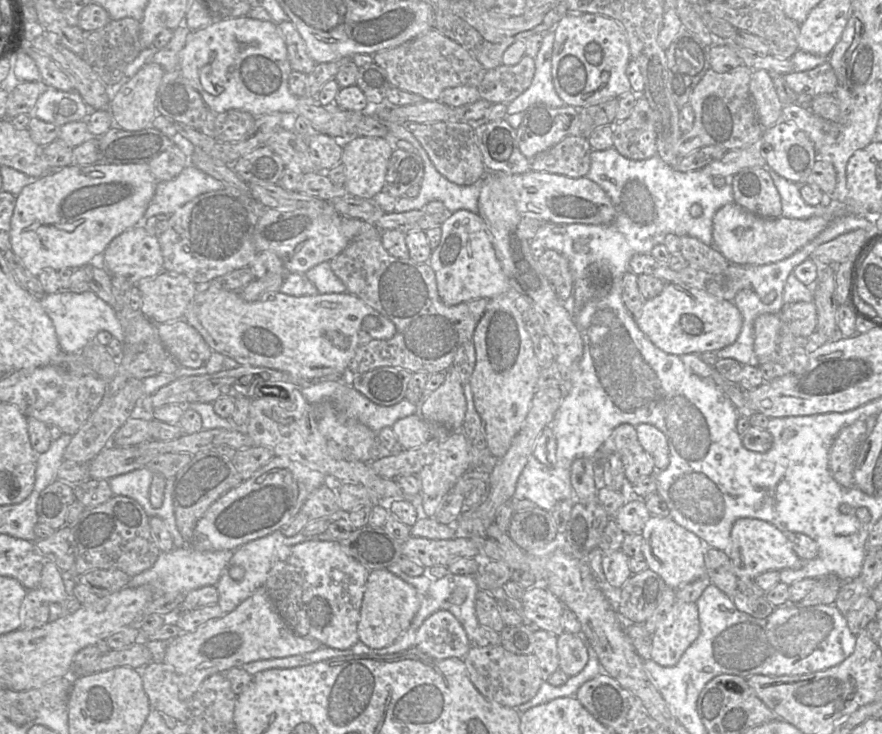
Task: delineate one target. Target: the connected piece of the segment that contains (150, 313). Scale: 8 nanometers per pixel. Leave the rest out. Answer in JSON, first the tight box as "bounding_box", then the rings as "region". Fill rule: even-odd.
{"bounding_box":[134,269,198,324],"region":[[[164,269],[153,277],[141,279],[134,286],[142,295],[140,312],[155,324],[183,319],[189,303],[198,292],[198,285],[187,276]]]}

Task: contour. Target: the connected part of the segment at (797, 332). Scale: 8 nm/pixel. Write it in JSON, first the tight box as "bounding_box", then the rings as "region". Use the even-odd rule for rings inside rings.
{"bounding_box":[779,301,817,337],"region":[[[814,301],[787,304],[779,317],[795,336],[809,337],[816,331],[817,309]]]}

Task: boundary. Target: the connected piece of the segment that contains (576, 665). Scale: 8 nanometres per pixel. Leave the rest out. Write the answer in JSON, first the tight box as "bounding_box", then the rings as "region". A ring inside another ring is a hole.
{"bounding_box":[557,632,589,676],"region":[[[567,632],[557,636],[559,670],[568,676],[581,672],[589,659],[588,644],[579,635]]]}

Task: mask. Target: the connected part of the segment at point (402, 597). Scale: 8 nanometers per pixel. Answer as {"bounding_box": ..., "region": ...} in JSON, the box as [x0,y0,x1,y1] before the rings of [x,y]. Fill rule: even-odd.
{"bounding_box":[357,569,420,648],"region":[[[387,569],[370,571],[357,626],[359,641],[369,648],[383,648],[393,643],[408,627],[420,608],[416,589]]]}

